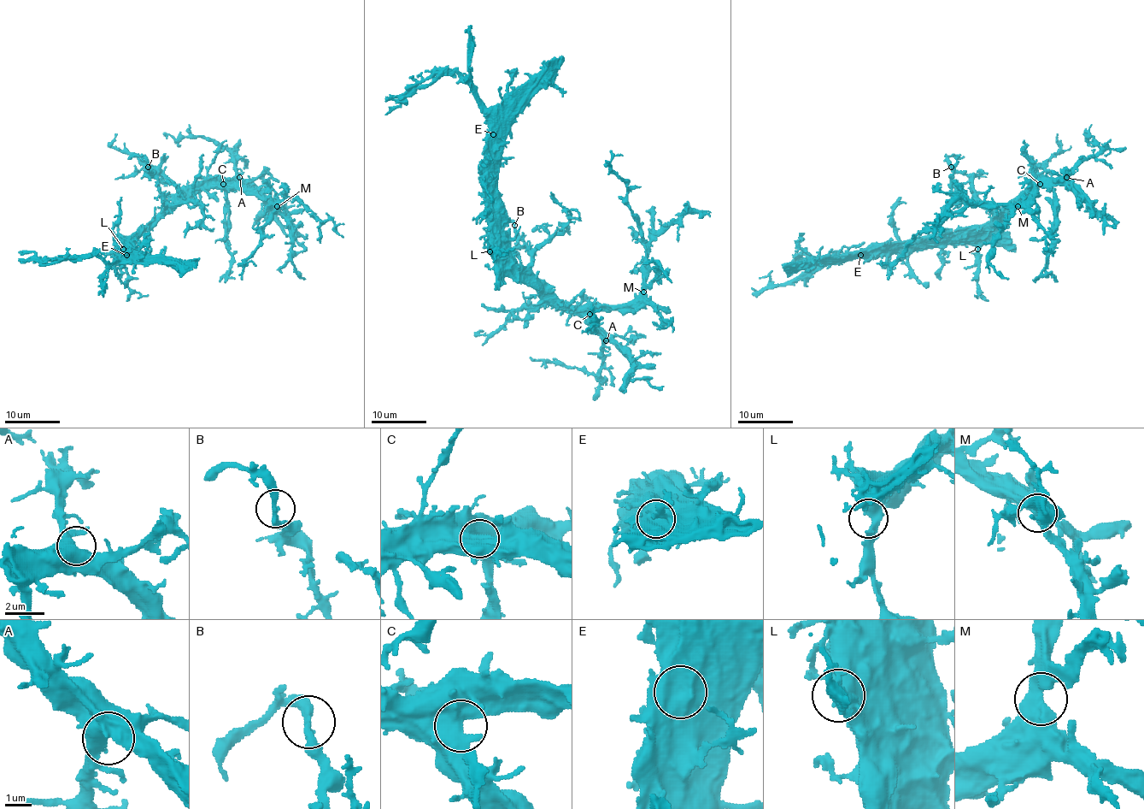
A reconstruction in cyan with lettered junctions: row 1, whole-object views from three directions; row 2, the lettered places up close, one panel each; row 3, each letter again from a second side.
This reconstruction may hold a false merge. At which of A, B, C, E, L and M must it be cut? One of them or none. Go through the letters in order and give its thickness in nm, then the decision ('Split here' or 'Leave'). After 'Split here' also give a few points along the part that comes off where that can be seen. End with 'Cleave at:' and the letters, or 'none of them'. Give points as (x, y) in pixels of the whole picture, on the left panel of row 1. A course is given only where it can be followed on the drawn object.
A: Thickness 600 nm. Leave
B: Thickness 320 nm. Leave
C: Thickness 700 nm. Leave
E: Thickness 1300 nm. Leave
L: Thickness 480 nm. Leave
M: Thickness 600 nm. Leave
Cleave at: none of them

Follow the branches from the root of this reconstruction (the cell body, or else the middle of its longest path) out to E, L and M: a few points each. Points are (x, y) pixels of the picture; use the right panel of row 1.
E: (997, 213), (982, 226), (964, 227), (955, 234), (942, 234), (933, 241), (871, 244), (859, 255)
L: (997, 213), (997, 226), (977, 249)
M: (997, 213), (1015, 203), (1033, 186), (1031, 195), (1017, 206)

